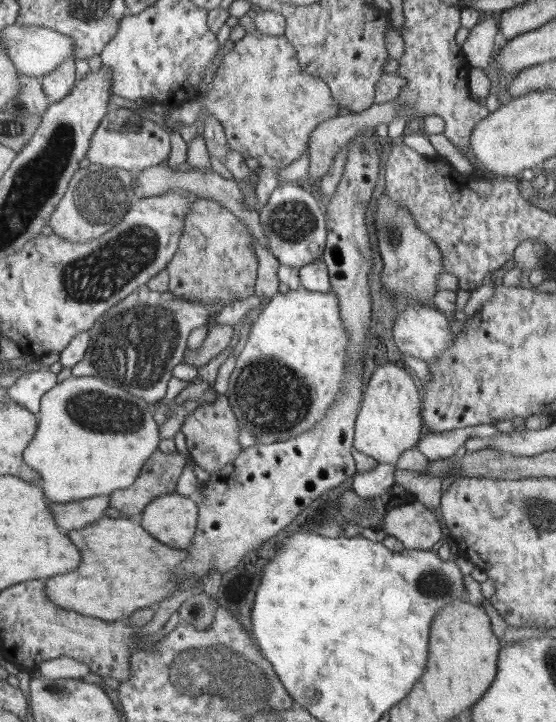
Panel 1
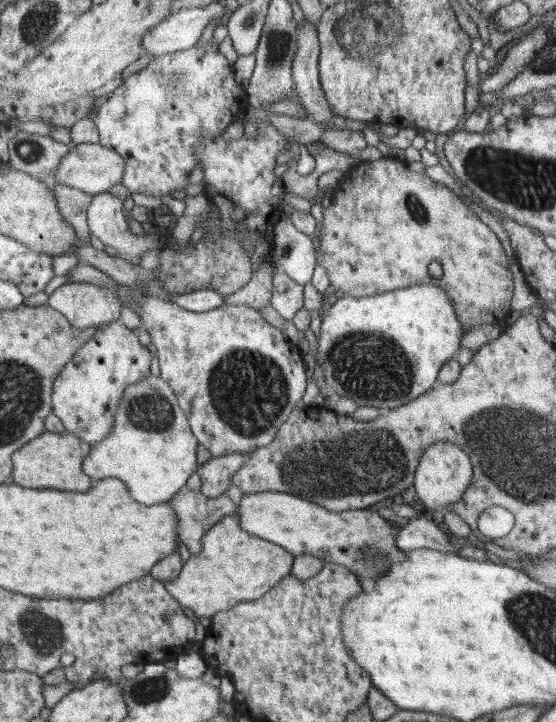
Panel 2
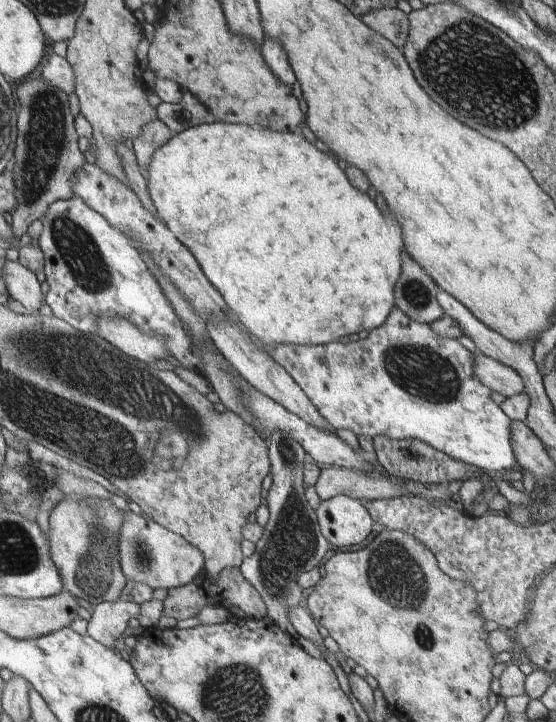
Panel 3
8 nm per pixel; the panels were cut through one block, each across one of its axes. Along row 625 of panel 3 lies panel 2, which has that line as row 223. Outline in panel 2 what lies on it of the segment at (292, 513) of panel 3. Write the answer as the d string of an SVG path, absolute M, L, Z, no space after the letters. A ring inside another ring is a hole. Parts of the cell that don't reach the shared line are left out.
M282 215L274 229L274 258L276 266L298 284L311 282L316 262L316 241L300 232L287 215Z

